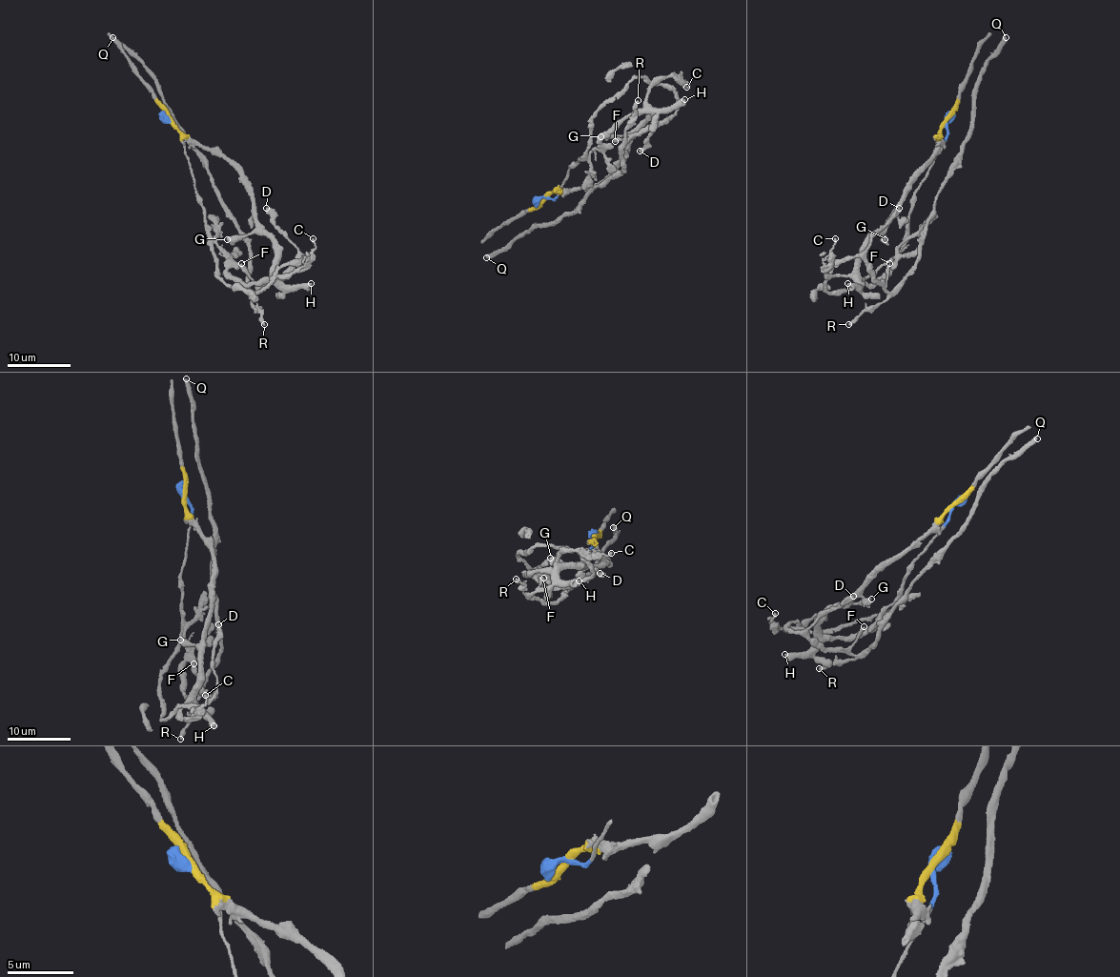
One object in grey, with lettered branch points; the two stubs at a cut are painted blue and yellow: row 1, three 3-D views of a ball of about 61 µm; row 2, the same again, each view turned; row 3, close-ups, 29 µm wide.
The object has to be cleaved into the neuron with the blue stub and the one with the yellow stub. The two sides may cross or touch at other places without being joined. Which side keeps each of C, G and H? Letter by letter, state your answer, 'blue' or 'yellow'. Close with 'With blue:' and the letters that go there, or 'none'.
C: yellow
G: yellow
H: yellow
With blue: none

